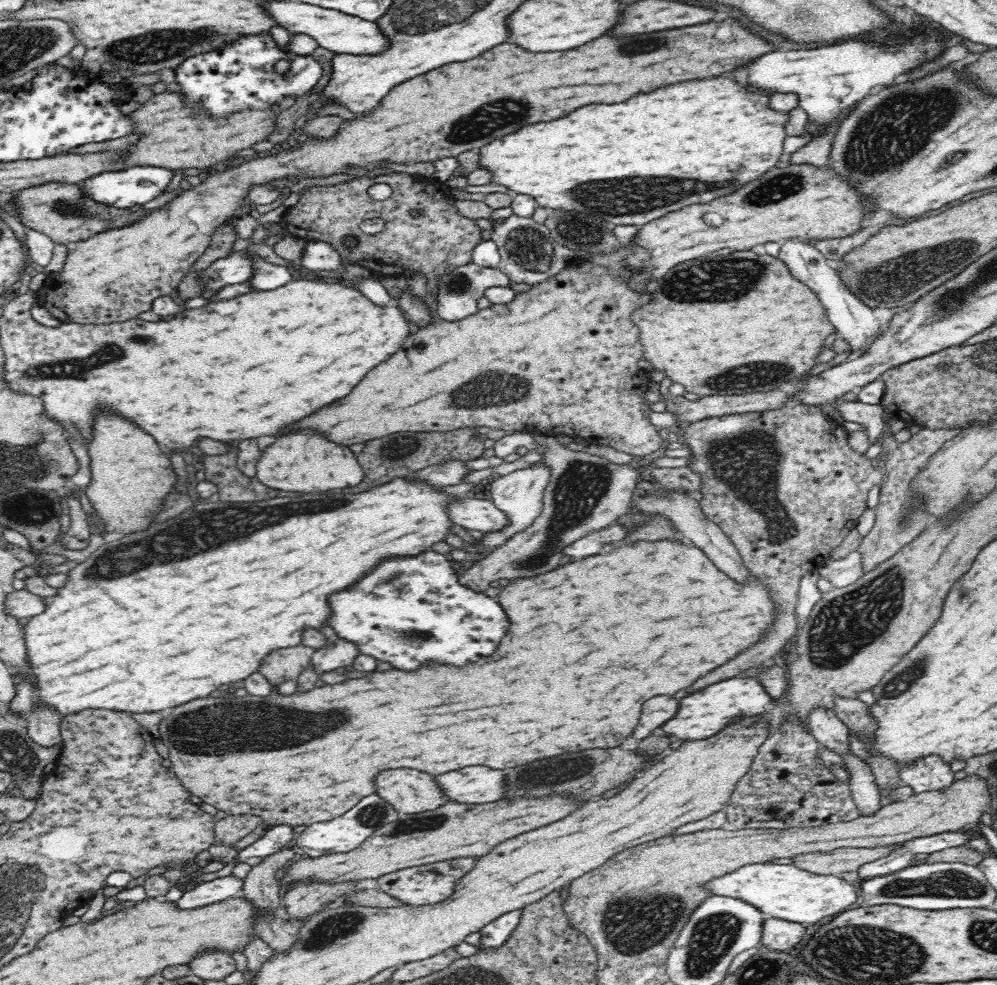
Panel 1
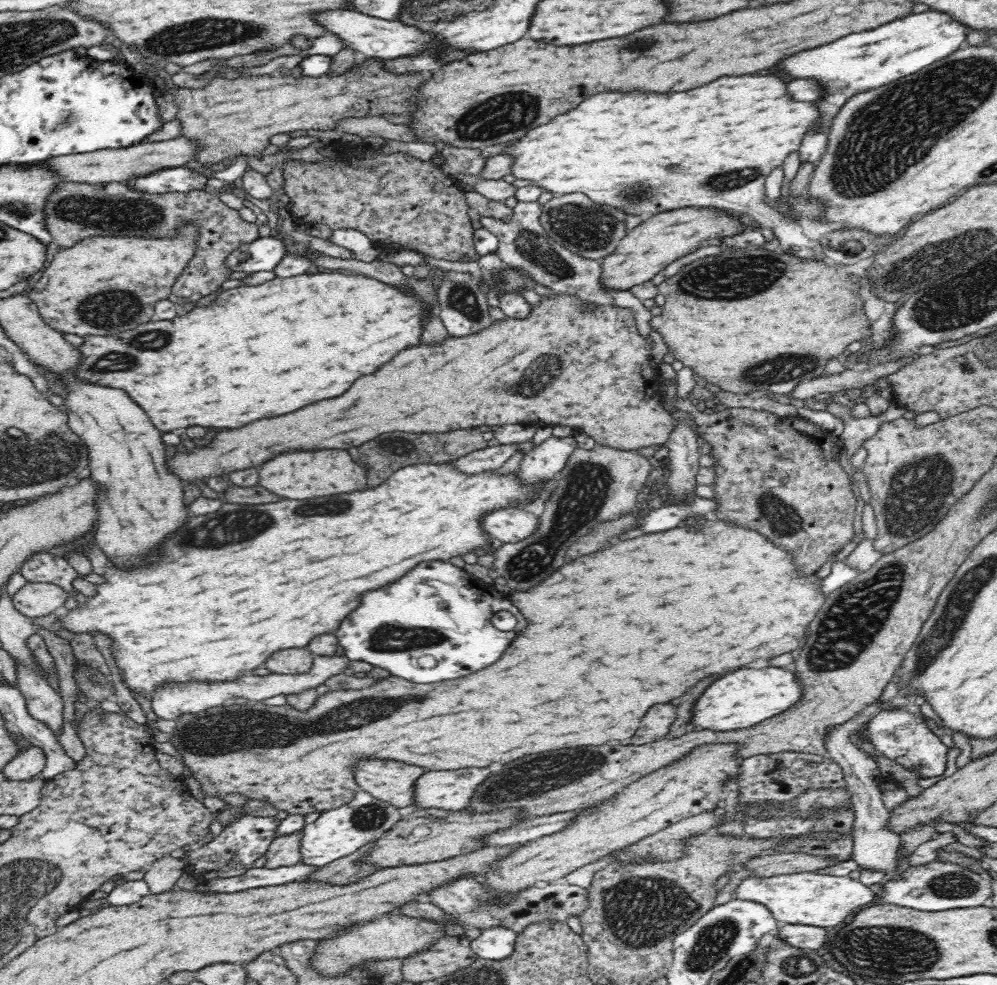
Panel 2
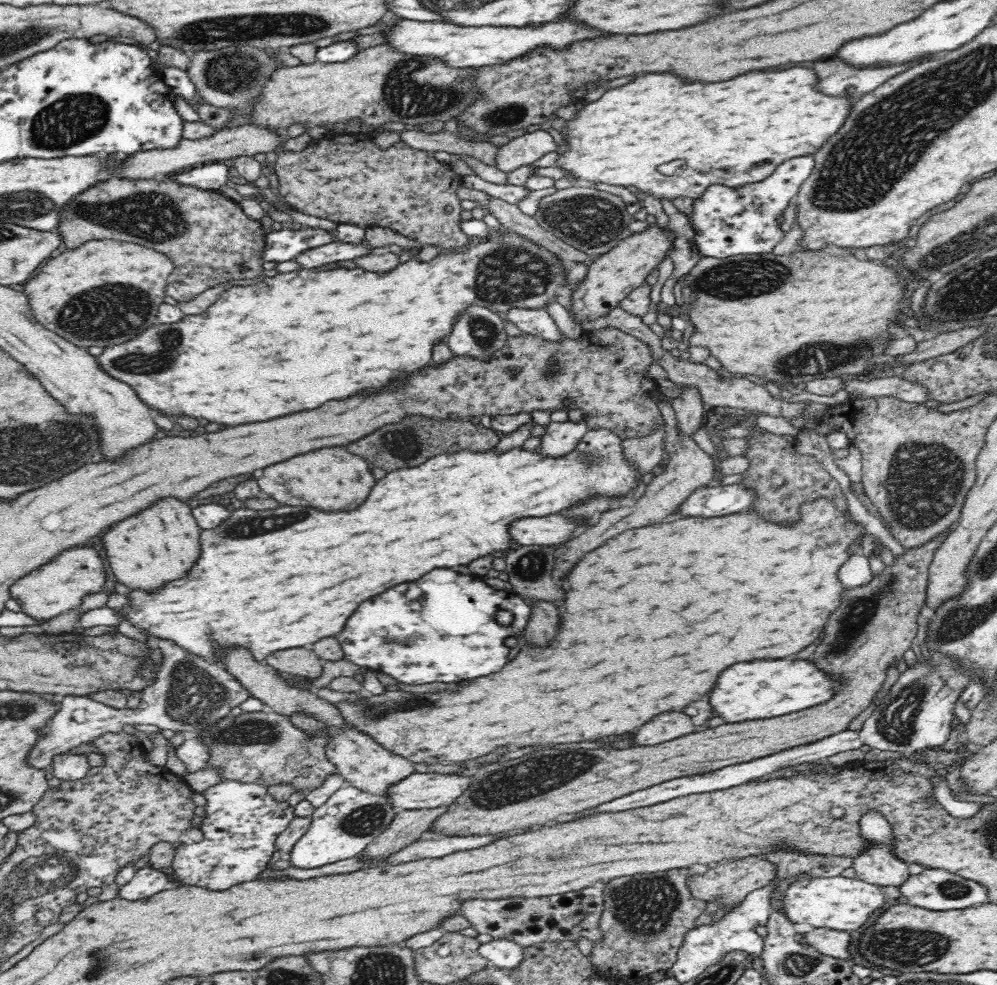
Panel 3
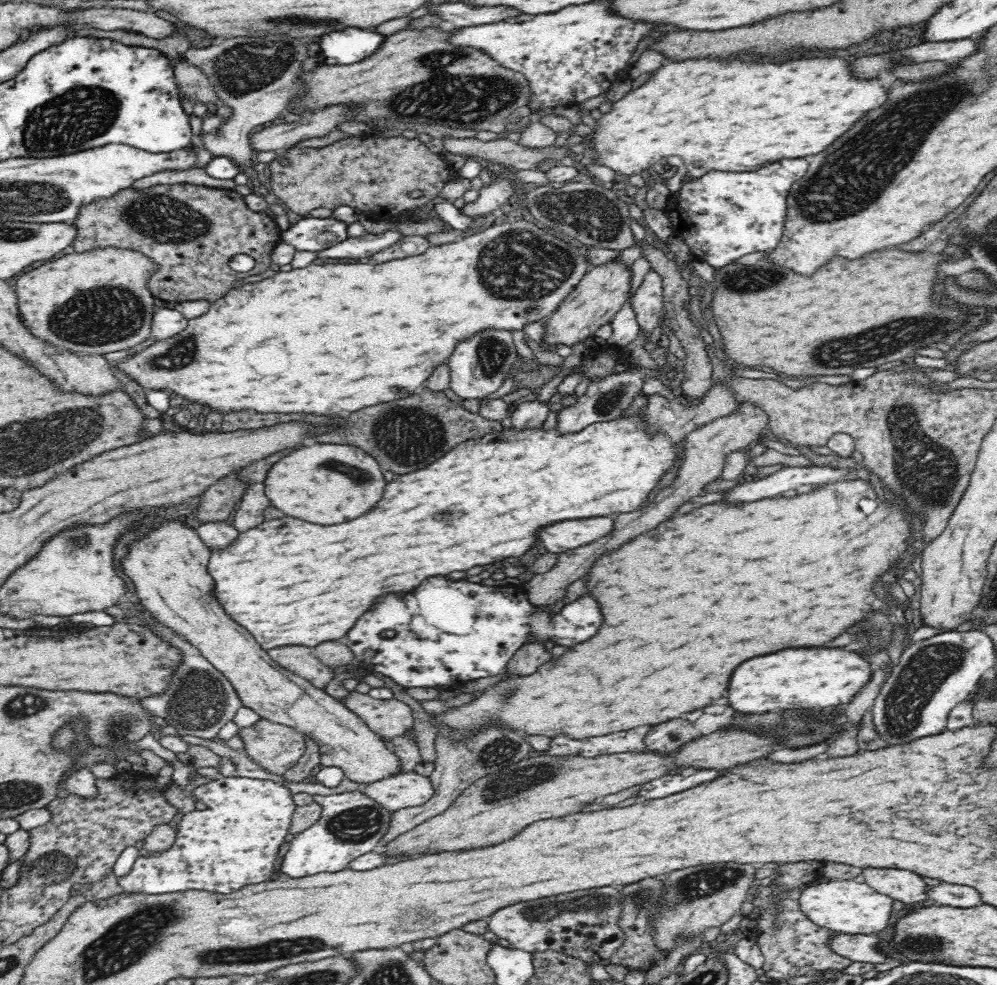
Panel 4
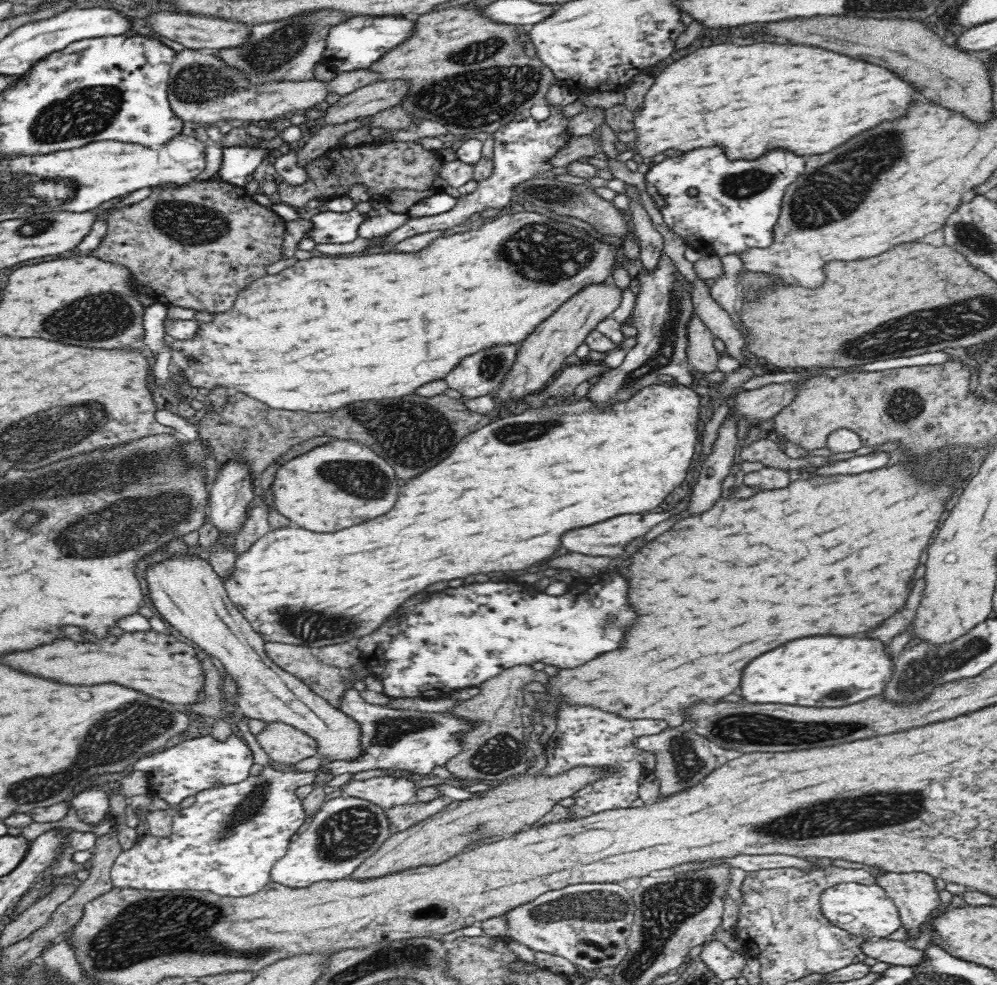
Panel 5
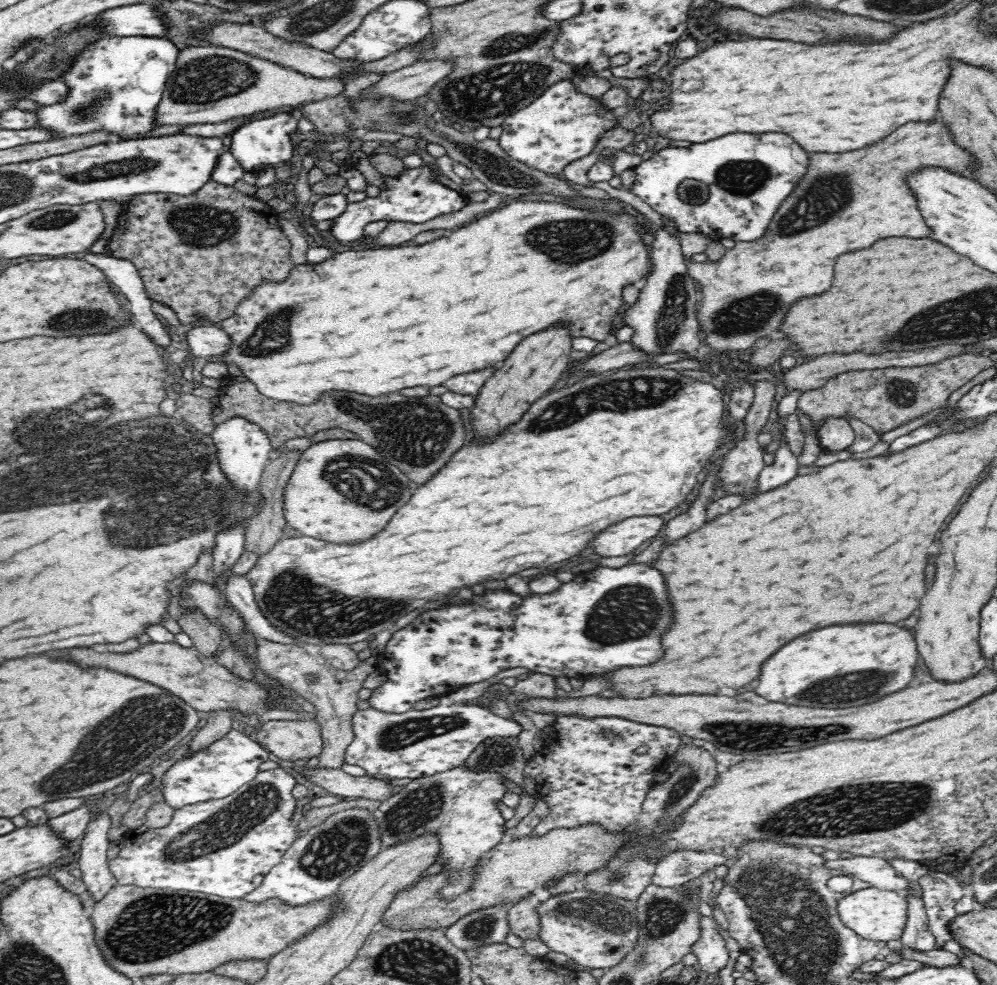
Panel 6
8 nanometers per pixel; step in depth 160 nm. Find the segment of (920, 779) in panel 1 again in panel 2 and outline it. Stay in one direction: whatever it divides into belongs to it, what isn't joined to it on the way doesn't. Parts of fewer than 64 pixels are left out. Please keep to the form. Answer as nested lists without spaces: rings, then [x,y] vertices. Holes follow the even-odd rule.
[[[907,696],[908,705],[901,710],[878,711],[865,726],[865,734],[878,752],[884,757],[914,772],[918,779],[938,778],[947,768],[949,749],[924,725],[920,706],[916,706],[916,696]]]

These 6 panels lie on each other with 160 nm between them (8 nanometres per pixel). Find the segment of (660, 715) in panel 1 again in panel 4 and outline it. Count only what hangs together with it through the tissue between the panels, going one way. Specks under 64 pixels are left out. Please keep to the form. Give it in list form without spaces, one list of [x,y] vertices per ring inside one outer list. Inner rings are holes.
[[[676,718],[676,720],[668,720],[664,724],[652,726],[652,730],[644,736],[644,742],[650,750],[668,755],[669,752],[678,750],[682,744],[686,744],[700,735],[700,731],[696,730],[694,723],[688,719]]]

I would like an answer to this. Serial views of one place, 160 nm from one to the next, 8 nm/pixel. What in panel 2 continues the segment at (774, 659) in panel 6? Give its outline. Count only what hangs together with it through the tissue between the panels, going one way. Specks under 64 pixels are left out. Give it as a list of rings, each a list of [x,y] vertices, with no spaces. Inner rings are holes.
[[[788,667],[788,670],[784,668],[762,668],[762,670],[740,668],[708,686],[708,690],[700,696],[700,700],[696,700],[692,708],[694,718],[690,720],[690,724],[694,725],[696,731],[726,732],[748,728],[794,706],[801,697],[801,687],[791,667]]]

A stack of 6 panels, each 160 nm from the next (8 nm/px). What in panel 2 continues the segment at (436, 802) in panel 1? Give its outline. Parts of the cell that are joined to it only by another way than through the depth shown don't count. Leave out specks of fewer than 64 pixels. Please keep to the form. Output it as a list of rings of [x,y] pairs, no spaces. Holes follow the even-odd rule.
[[[366,760],[366,762],[360,762],[356,768],[356,782],[362,786],[361,790],[366,790],[378,800],[400,809],[415,804],[415,784],[423,774],[424,768],[400,764],[396,760],[376,760],[376,762]]]

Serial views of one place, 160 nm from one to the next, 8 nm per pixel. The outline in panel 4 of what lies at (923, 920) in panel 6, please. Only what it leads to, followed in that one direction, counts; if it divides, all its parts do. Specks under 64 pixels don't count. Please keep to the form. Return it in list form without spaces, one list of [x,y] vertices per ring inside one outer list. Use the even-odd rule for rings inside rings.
[[[866,866],[862,868],[859,879],[876,892],[904,903],[905,907],[927,899],[927,894],[924,893],[927,885],[919,874],[910,870]]]

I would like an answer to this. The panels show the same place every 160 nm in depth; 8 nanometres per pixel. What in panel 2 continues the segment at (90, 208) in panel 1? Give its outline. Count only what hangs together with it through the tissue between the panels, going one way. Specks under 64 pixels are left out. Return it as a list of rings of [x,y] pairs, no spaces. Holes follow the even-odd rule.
[[[62,182],[52,188],[52,192],[44,200],[44,227],[52,235],[54,242],[67,249],[81,240],[93,236],[172,236],[178,222],[193,220],[199,224],[199,237],[195,255],[190,259],[188,266],[181,272],[181,276],[172,285],[171,293],[177,296],[179,302],[191,303],[208,296],[224,283],[230,269],[224,267],[224,260],[230,252],[258,239],[258,226],[255,223],[243,220],[236,210],[223,204],[216,194],[204,192],[201,189],[192,189],[186,192],[169,192],[164,194],[138,193],[132,191],[126,183],[74,183]]]

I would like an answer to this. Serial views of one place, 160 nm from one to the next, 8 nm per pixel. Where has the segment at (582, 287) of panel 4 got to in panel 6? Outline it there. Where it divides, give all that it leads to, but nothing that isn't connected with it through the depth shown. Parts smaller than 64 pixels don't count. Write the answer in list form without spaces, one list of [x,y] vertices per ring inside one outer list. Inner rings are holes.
[[[556,324],[522,340],[475,396],[475,405],[470,408],[475,436],[492,436],[520,421],[533,402],[550,392],[568,368],[573,338],[564,324]]]

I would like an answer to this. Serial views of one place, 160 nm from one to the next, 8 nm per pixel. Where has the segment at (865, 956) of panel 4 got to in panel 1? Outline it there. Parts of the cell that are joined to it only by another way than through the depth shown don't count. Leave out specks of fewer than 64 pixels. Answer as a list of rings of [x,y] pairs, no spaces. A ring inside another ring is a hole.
[[[767,917],[762,922],[760,946],[768,949],[785,951],[802,940],[806,926],[778,918]]]

